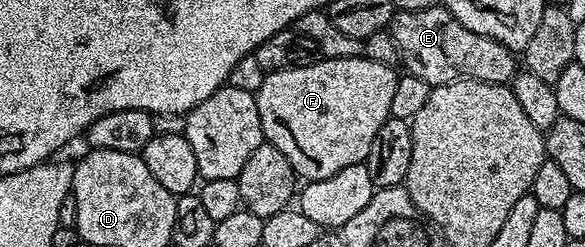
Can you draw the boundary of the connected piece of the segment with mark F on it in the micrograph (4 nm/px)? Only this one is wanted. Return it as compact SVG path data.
M366 55L354 56L353 58L319 58L316 64L297 64L278 68L276 72L266 73L261 82L261 90L254 92L264 141L273 145L277 150L281 150L281 154L285 154L285 158L289 158L296 177L302 178L304 181L329 178L333 174L337 174L337 170L345 170L345 166L364 163L369 154L369 146L373 146L373 138L377 138L377 130L381 130L385 121L392 119L393 90L397 90L397 82L399 81L396 69L385 66L381 62L368 60Z

